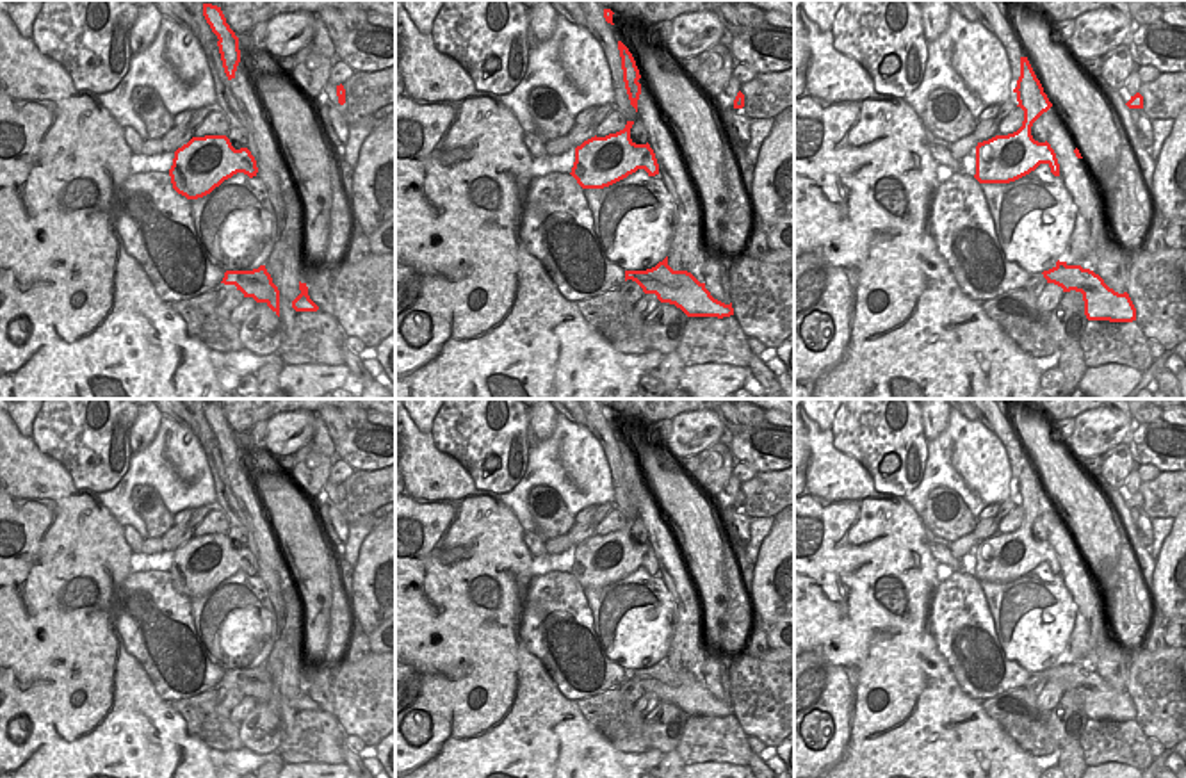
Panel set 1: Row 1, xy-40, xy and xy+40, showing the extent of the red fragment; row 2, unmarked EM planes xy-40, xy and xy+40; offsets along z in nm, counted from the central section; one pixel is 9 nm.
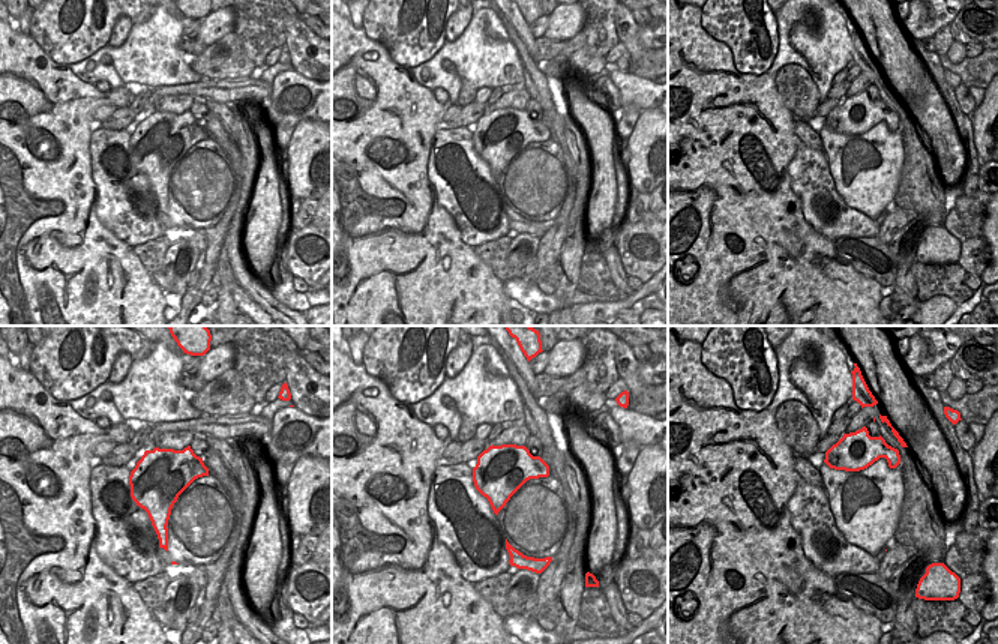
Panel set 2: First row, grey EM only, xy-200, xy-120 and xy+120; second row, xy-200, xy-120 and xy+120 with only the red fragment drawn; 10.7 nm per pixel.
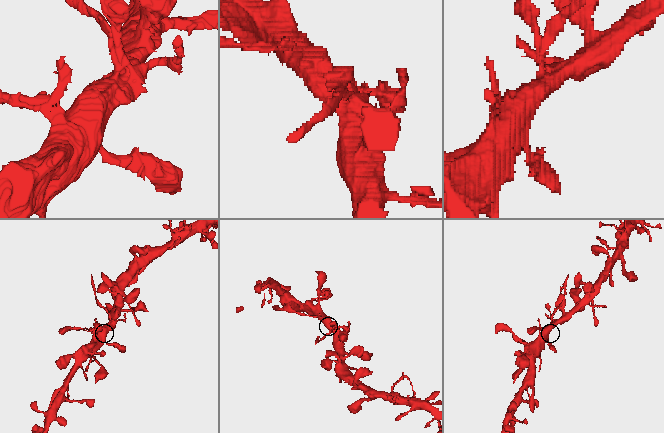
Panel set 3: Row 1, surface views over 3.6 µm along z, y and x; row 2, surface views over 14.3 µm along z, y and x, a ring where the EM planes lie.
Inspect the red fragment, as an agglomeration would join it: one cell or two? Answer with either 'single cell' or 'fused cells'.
fused cells

